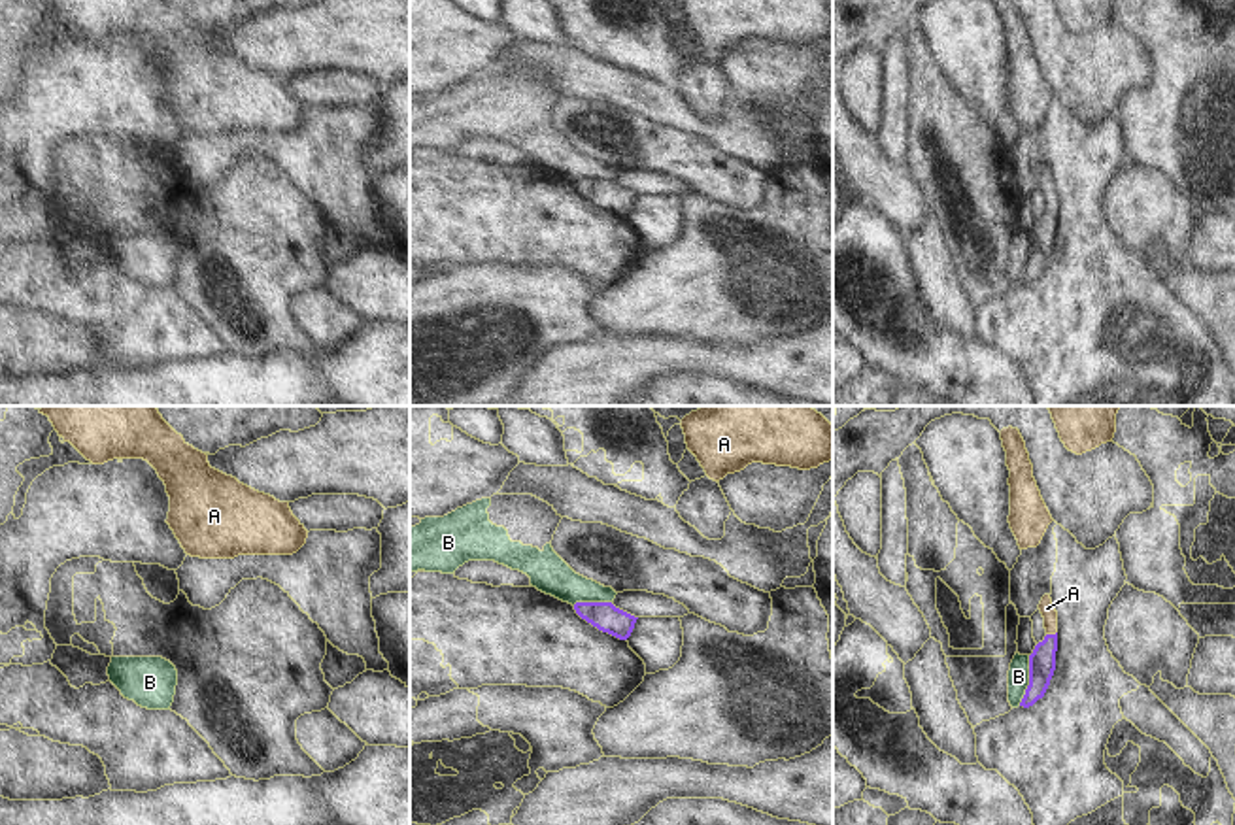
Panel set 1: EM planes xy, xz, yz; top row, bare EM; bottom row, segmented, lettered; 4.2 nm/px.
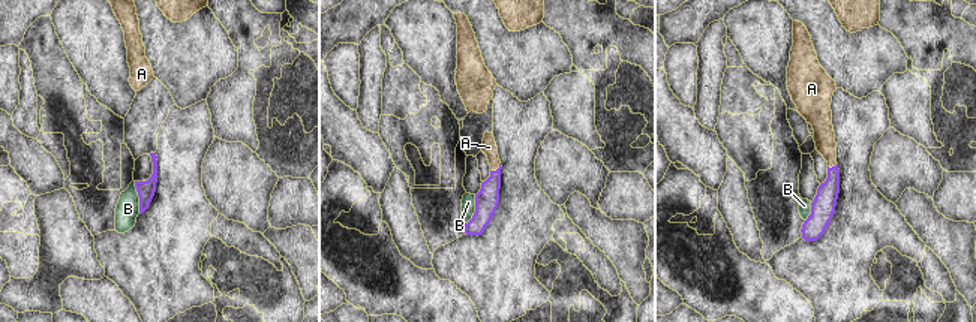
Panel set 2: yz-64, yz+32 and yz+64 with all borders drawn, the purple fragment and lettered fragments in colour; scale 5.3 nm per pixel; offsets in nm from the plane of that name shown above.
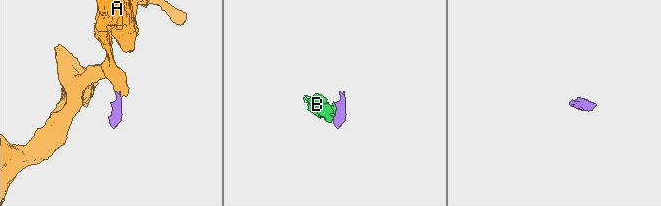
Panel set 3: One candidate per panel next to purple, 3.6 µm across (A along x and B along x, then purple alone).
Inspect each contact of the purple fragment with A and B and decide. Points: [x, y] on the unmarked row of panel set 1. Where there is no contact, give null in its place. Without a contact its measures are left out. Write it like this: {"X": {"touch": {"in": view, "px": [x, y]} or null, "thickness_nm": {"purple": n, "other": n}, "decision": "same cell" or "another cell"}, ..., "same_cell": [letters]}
{"A": {"touch": {"in": "yz", "px": [1050, 212]}, "thickness_nm": {"purple": 110, "other": 70}, "decision": "same cell"}, "B": {"touch": {"in": "yz", "px": [1030, 257]}, "thickness_nm": {"purple": 110, "other": 100}, "decision": "another cell"}, "same_cell": ["A"]}

